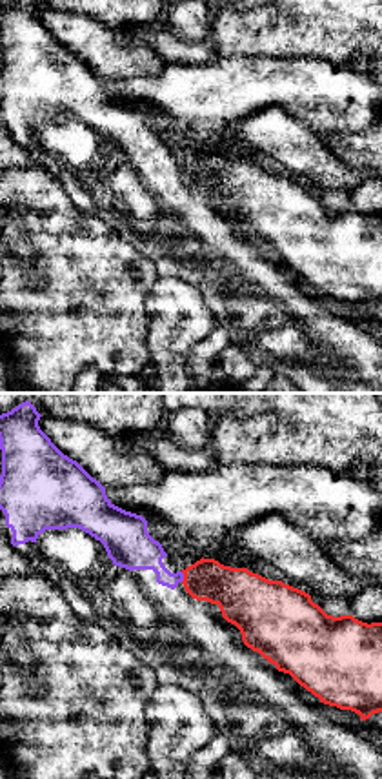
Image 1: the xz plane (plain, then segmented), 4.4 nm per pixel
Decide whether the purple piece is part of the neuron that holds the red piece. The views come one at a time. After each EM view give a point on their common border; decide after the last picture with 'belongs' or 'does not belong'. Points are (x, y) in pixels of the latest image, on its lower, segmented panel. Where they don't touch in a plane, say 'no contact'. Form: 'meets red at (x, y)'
meets red at (184, 577)

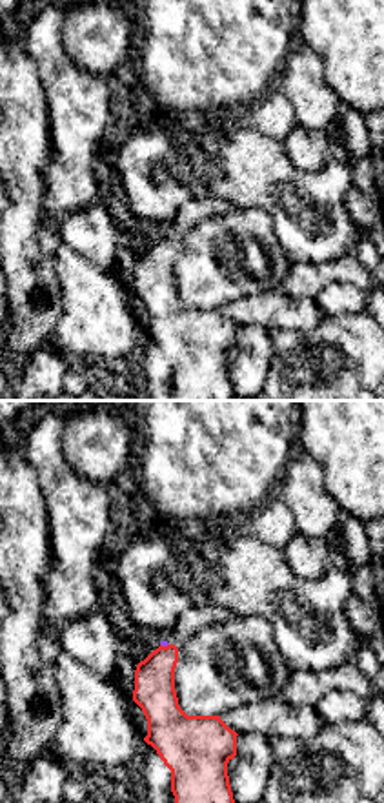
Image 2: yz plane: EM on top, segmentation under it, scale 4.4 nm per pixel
meets red at (164, 647)

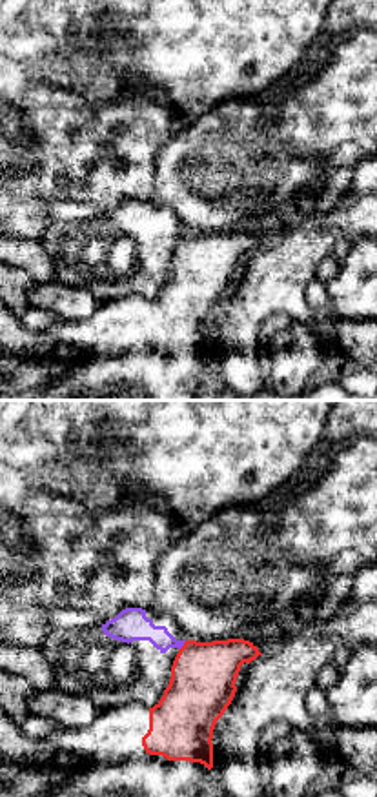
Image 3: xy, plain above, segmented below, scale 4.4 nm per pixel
meets red at (183, 646)

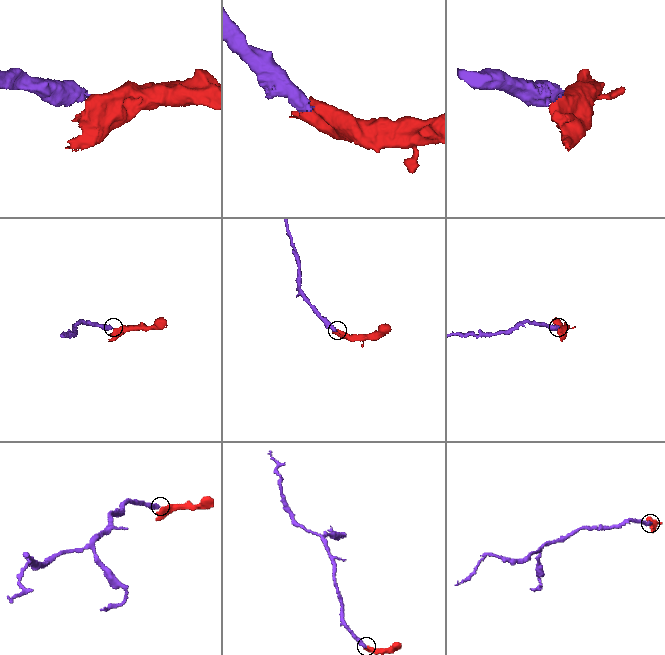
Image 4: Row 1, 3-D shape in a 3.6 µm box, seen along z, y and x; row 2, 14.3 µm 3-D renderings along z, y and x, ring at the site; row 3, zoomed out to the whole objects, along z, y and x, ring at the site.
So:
does not belong

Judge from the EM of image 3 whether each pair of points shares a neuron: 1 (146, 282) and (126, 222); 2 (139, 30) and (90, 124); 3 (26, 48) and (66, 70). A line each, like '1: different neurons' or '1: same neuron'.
1: same neuron
2: different neurons
3: same neuron

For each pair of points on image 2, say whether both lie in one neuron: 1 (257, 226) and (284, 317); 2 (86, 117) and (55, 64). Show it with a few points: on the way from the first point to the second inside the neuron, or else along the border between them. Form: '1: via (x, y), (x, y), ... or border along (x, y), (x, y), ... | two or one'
1: border along (277, 286), (233, 299) | two
2: via (77, 104), (60, 77) | one

